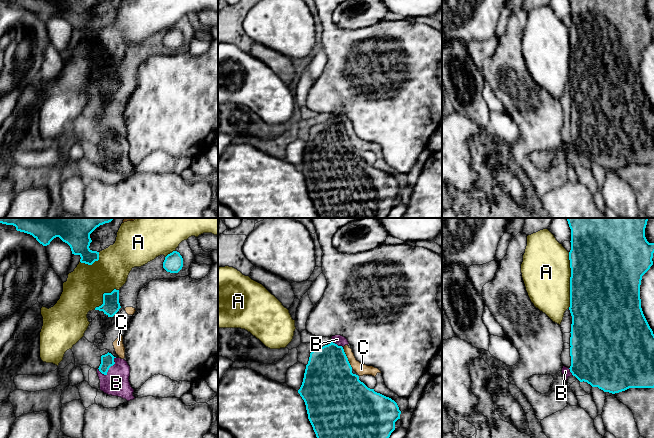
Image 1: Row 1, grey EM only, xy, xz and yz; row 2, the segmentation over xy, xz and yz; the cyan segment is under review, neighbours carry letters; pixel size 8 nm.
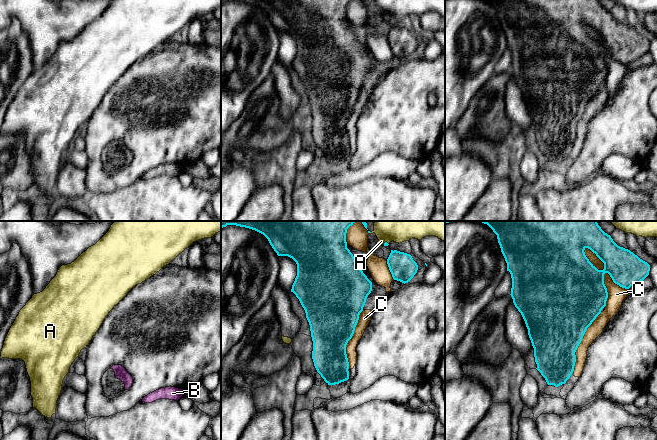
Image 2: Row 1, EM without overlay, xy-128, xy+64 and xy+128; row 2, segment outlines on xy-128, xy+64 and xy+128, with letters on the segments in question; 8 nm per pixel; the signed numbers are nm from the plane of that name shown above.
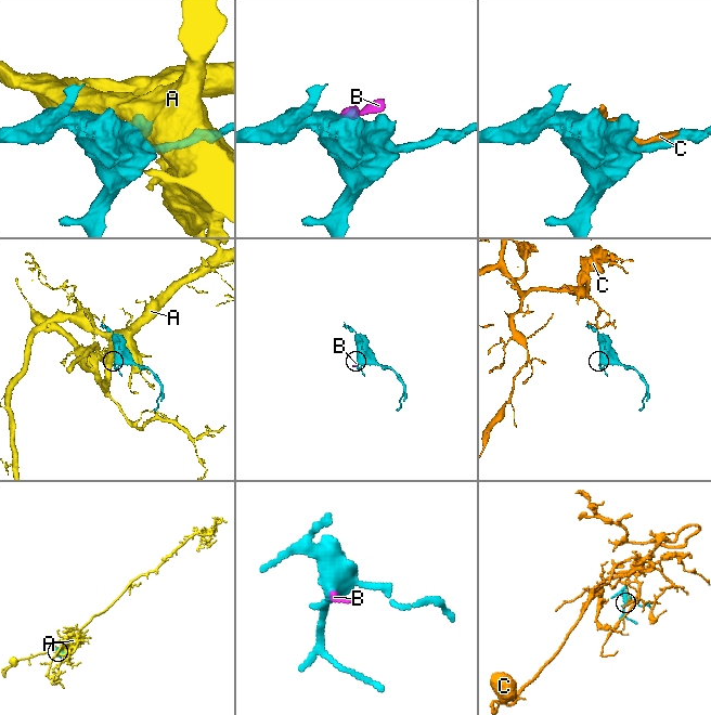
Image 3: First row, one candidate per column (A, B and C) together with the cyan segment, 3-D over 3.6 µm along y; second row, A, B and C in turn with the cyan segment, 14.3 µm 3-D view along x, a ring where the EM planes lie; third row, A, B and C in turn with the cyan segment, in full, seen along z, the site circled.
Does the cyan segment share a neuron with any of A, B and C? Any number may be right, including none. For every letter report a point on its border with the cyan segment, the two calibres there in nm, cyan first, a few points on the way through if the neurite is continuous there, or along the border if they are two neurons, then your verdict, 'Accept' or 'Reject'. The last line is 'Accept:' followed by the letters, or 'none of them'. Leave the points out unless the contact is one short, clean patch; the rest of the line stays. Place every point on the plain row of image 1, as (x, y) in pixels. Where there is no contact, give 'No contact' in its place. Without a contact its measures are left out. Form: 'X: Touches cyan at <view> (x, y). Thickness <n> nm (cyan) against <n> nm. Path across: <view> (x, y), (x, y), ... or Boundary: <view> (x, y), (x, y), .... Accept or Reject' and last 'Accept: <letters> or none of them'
A: Touches cyan at yz (570, 56). Thickness 500 nm (cyan) against 400 nm. Reject
B: Touches cyan at xy (108, 145). Thickness 110 nm (cyan) against 200 nm. Path across: xy (107, 136), (108, 145), (114, 151), (116, 159). Accept
C: Touches cyan at xz (347, 134). Thickness 400 nm (cyan) against 100 nm. Reject
Accept: B

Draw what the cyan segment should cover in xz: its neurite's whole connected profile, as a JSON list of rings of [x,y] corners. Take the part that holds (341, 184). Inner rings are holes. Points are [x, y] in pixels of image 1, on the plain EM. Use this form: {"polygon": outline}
{"polygon": [[[332,112],[332,118],[310,129],[298,169],[305,178],[308,195],[319,218],[386,218],[395,206],[401,187],[389,173],[368,164],[352,149],[343,123],[348,116]]]}

